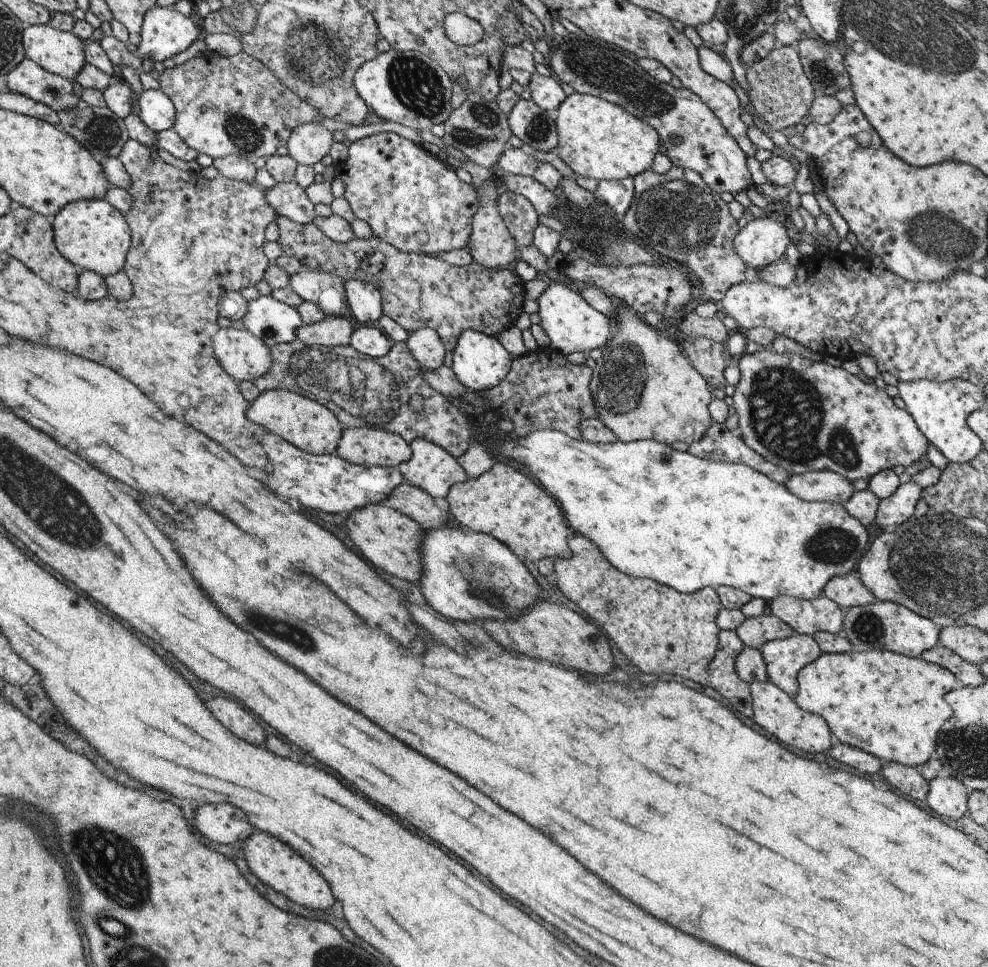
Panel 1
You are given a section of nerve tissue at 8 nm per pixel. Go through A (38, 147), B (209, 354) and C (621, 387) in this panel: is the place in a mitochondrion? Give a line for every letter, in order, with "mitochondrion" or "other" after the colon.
A: other
B: other
C: mitochondrion

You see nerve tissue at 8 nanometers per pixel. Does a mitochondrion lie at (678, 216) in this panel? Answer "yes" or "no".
yes

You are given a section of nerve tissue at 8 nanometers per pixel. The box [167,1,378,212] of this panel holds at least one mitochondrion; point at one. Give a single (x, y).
(308, 53)

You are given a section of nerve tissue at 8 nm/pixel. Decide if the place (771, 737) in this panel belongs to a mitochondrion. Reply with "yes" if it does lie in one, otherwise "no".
no

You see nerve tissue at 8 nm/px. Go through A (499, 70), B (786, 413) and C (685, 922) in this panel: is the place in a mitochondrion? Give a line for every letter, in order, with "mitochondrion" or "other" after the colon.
A: other
B: mitochondrion
C: other

